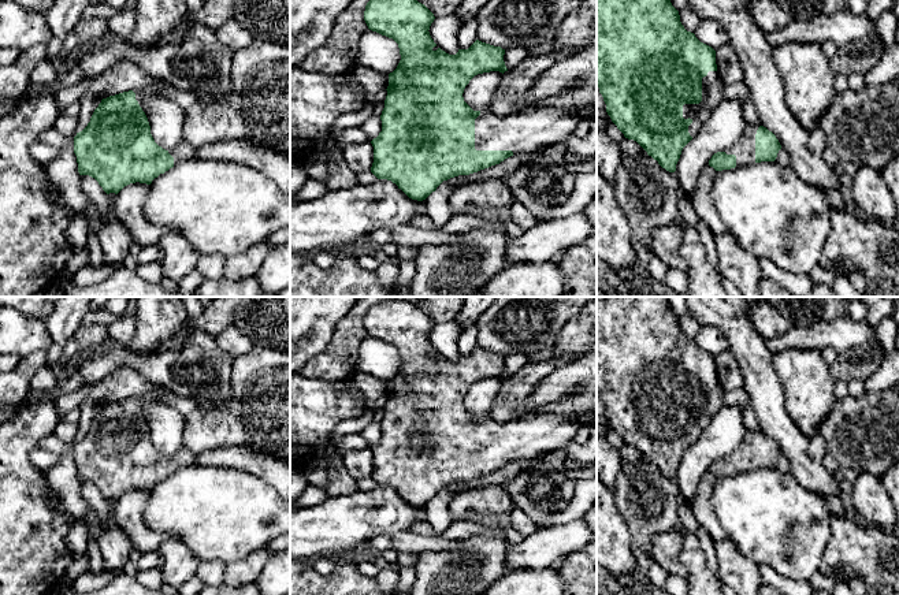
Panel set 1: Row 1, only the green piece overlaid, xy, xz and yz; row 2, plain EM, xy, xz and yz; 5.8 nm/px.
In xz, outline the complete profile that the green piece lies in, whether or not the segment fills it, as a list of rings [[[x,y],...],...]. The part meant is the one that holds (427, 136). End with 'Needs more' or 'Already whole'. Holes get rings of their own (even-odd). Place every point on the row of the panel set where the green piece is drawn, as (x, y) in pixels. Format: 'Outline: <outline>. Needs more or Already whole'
Outline: [[[369,0],[365,5],[364,21],[368,29],[393,38],[398,44],[401,55],[397,68],[389,74],[387,96],[380,115],[382,131],[371,141],[374,146],[371,172],[378,179],[391,181],[409,198],[423,201],[443,181],[478,172],[517,153],[531,153],[545,146],[553,146],[573,134],[580,120],[591,119],[588,114],[582,114],[576,107],[540,107],[505,118],[499,118],[491,111],[473,111],[464,101],[465,86],[478,74],[508,71],[504,62],[505,49],[476,40],[468,49],[458,49],[456,55],[449,55],[441,48],[434,51],[437,44],[428,31],[434,19],[434,14],[417,0]]]. Needs more

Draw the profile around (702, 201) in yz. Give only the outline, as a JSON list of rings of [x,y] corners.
[[[709,164],[702,170],[698,176],[696,186],[691,190],[692,208],[699,220],[705,222],[714,235],[728,233],[725,224],[720,220],[714,209],[712,189],[716,170]]]

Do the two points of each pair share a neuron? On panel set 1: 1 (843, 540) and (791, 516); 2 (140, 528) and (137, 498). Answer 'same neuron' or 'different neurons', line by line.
1: different neurons
2: same neuron

